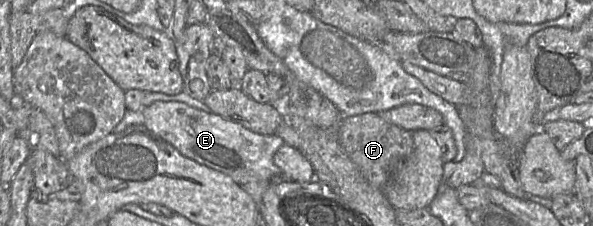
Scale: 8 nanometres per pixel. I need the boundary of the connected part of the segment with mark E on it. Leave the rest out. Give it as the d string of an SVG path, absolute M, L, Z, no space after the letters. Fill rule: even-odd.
M155 101L143 107L141 113L144 116L143 125L151 133L171 144L184 156L228 175L241 187L255 179L286 179L274 163L276 151L285 143L276 134L262 135L223 116L177 101Z

